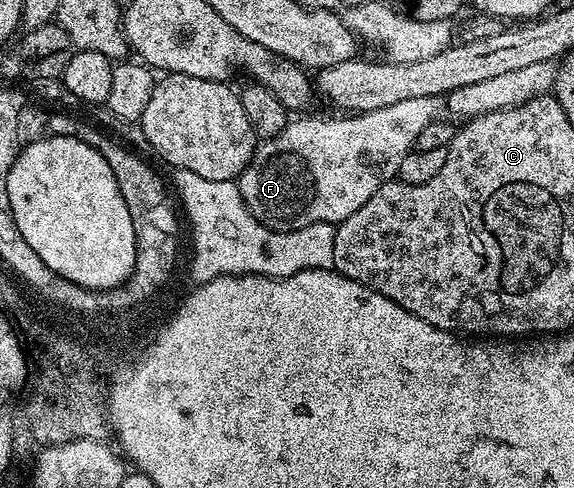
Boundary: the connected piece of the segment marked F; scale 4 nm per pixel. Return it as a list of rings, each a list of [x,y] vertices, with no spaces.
[[[545,61],[544,63],[534,63],[531,66],[520,67],[517,71],[508,71],[507,74],[496,75],[496,79],[484,79],[484,83],[472,83],[472,87],[460,87],[455,93],[449,94],[443,101],[441,97],[425,97],[424,99],[404,99],[401,103],[392,103],[388,107],[380,107],[376,111],[368,111],[357,115],[334,115],[338,117],[302,117],[299,121],[291,120],[284,127],[284,131],[278,133],[275,137],[267,137],[255,148],[254,155],[250,159],[245,171],[236,179],[236,184],[240,195],[244,199],[244,203],[252,211],[252,215],[260,222],[264,223],[264,227],[268,227],[272,231],[280,231],[281,233],[291,233],[292,231],[300,231],[304,227],[312,227],[316,223],[328,223],[337,226],[339,221],[348,219],[348,215],[352,215],[352,211],[360,211],[360,207],[364,207],[364,203],[368,203],[368,199],[372,199],[372,195],[376,195],[376,191],[381,185],[386,185],[389,181],[395,180],[398,175],[400,163],[404,163],[404,155],[408,155],[419,144],[418,136],[437,119],[442,113],[442,104],[446,104],[452,112],[458,117],[466,117],[462,119],[473,119],[476,117],[485,117],[488,113],[501,113],[504,109],[515,108],[523,105],[536,96],[545,96],[553,90],[554,82],[557,74],[554,70],[553,62]]]

